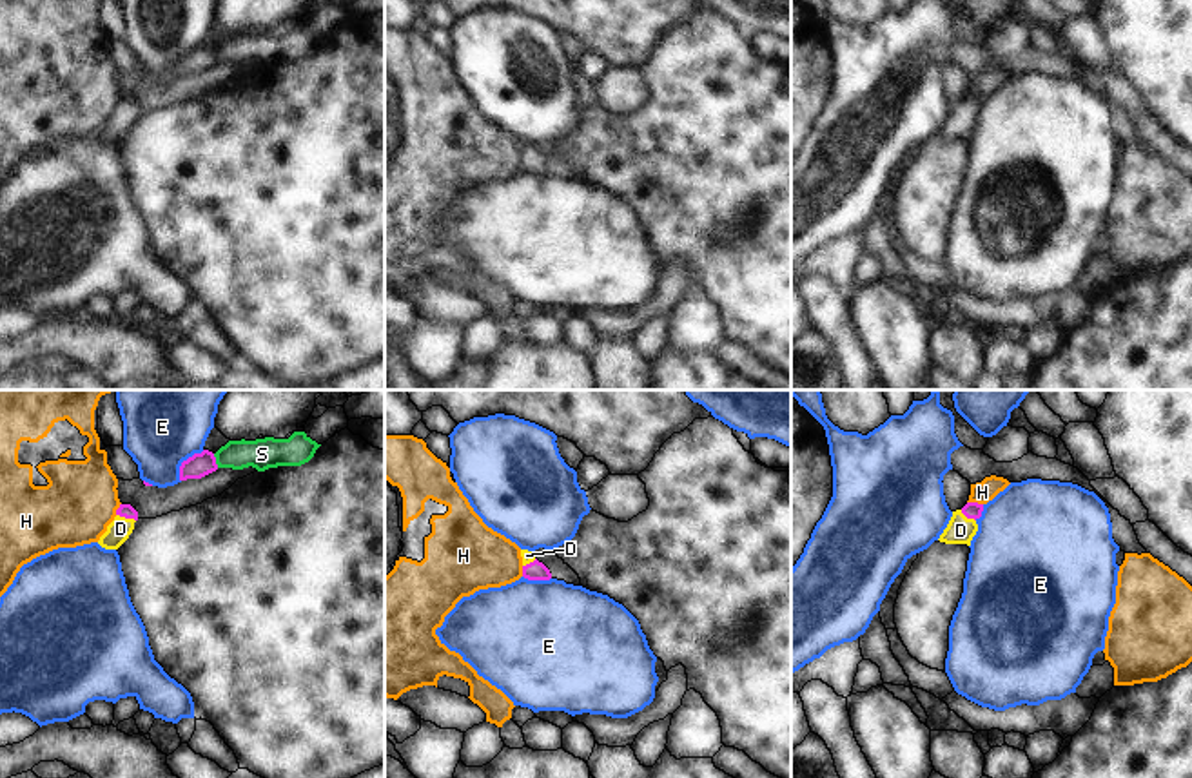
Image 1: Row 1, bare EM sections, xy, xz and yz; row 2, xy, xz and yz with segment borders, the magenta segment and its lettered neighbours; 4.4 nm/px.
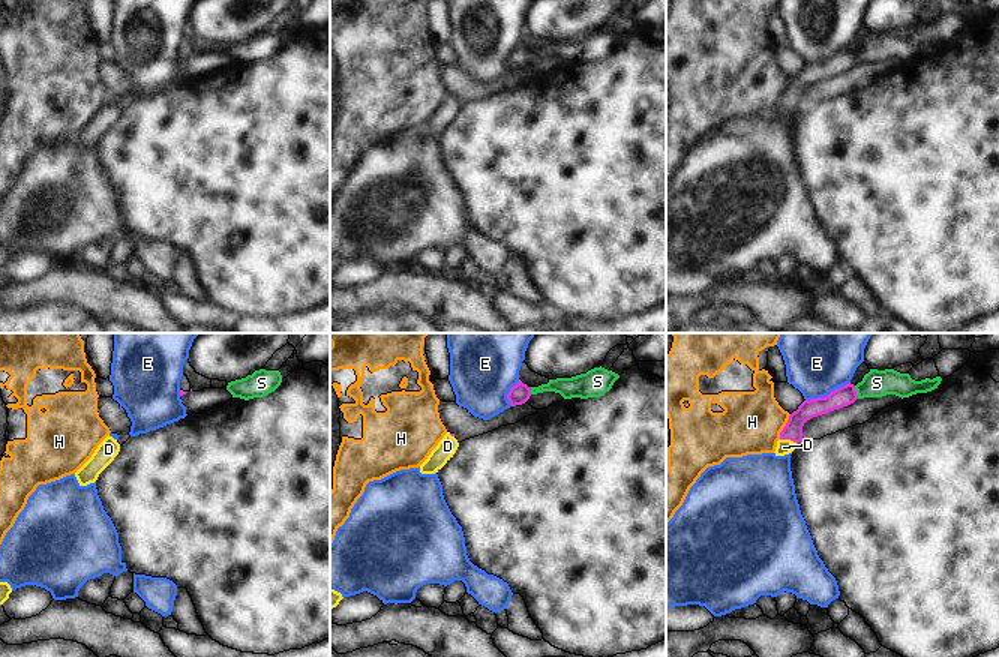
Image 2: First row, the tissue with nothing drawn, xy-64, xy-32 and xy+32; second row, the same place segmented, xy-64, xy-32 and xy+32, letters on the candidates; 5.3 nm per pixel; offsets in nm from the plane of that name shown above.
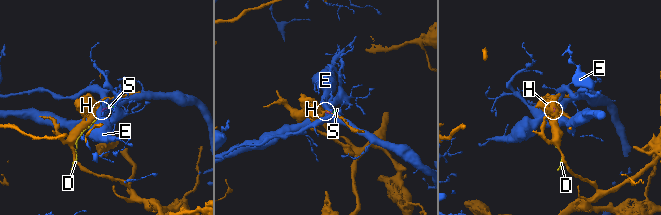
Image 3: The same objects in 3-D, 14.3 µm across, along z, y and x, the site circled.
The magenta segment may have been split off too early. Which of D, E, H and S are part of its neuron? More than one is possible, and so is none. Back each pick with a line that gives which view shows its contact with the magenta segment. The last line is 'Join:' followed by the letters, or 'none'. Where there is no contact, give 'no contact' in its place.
D: xy
Join: D

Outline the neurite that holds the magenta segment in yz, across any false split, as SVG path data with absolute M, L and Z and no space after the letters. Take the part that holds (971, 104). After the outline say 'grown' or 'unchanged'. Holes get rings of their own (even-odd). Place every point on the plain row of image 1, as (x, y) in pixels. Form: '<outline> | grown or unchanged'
M967 96L962 103L953 105L953 111L940 129L940 136L945 138L967 138L971 140L972 131L978 125L976 114L982 111L983 98Z | grown

